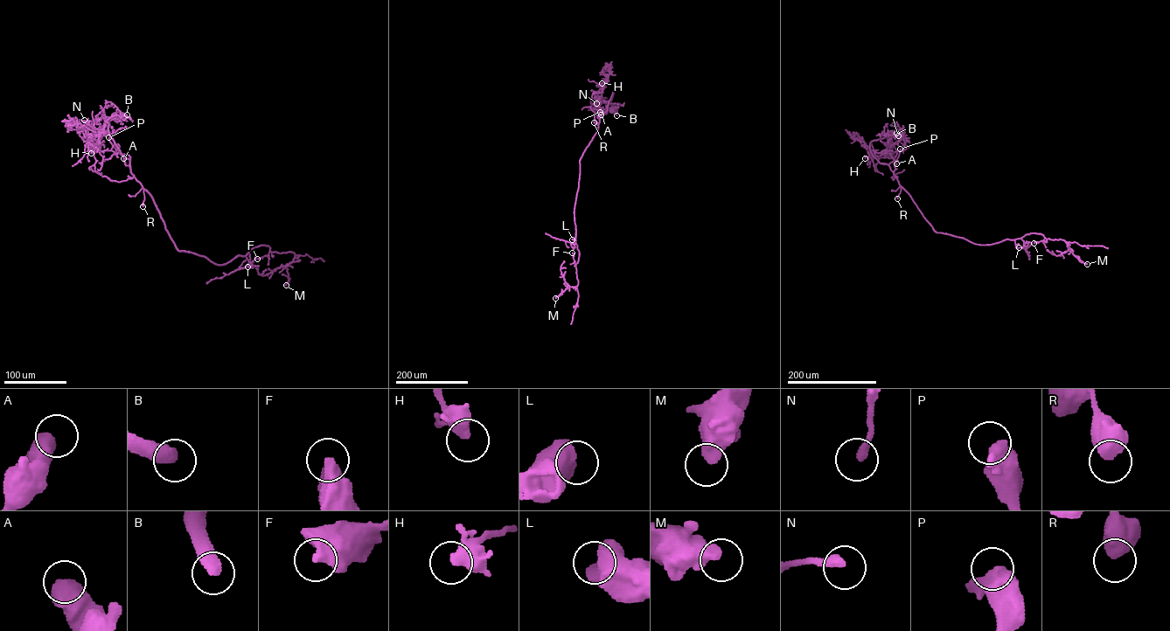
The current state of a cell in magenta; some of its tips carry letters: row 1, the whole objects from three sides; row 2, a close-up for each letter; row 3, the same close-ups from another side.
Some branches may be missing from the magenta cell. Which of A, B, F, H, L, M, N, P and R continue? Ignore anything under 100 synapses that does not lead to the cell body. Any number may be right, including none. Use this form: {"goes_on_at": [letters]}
{"goes_on_at": ["B"]}

